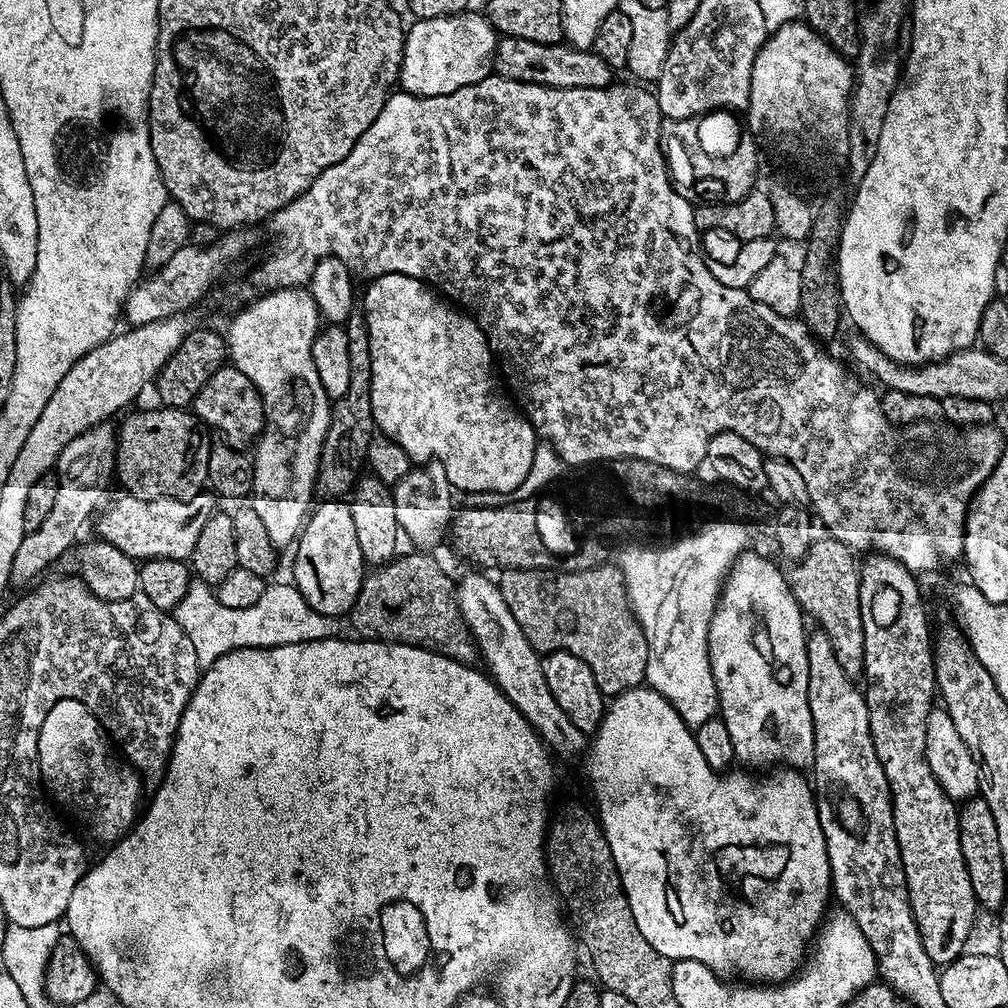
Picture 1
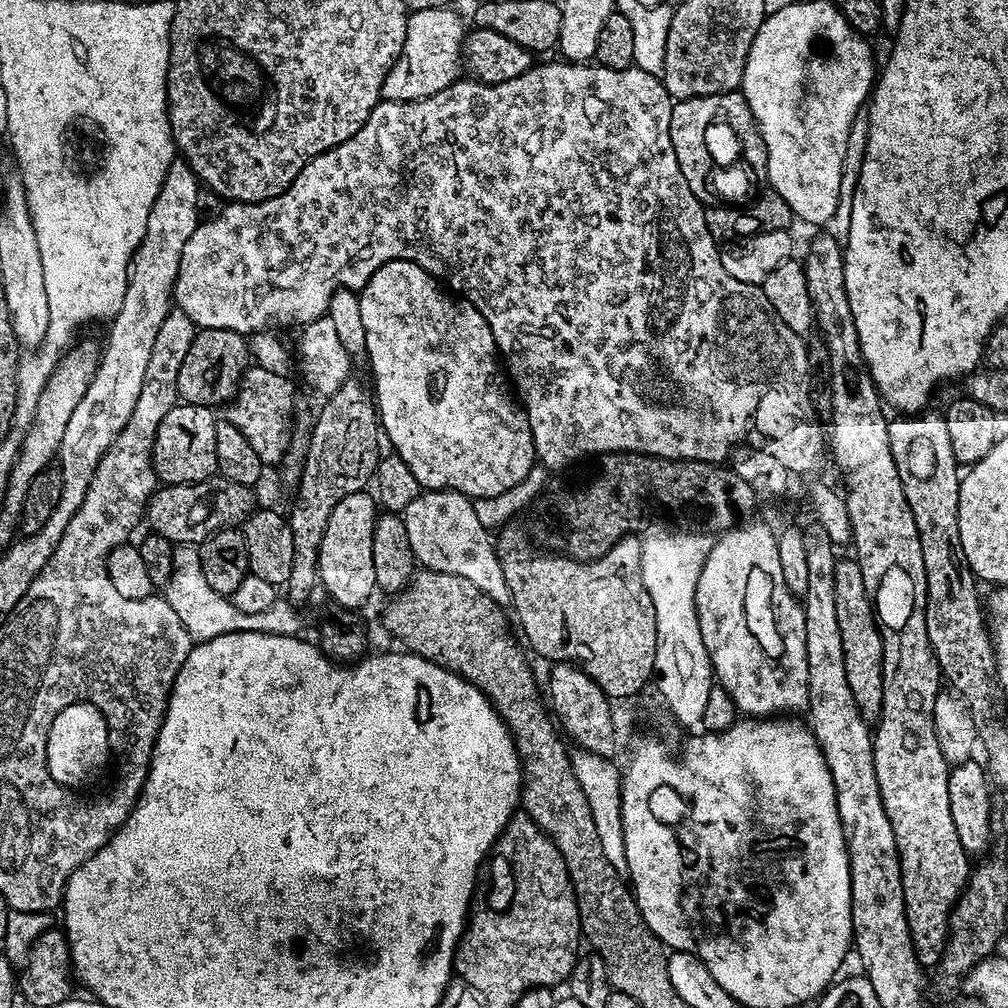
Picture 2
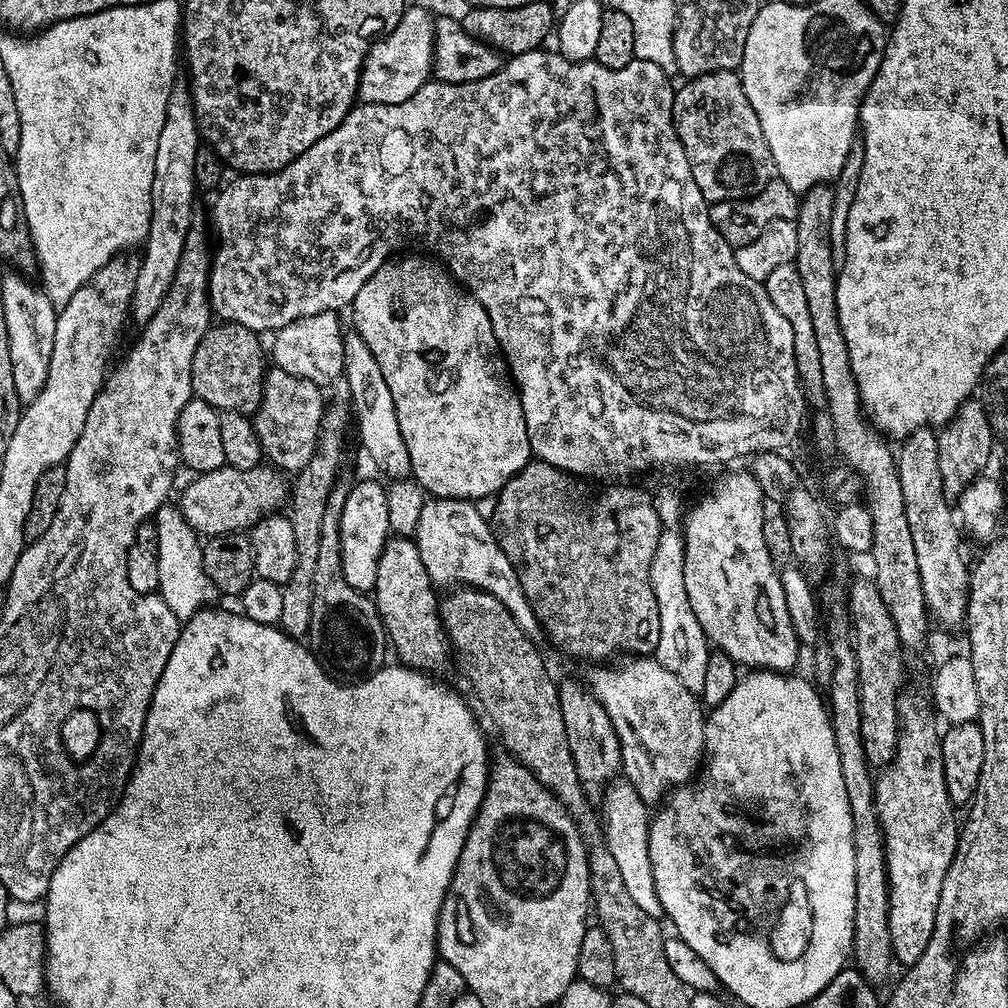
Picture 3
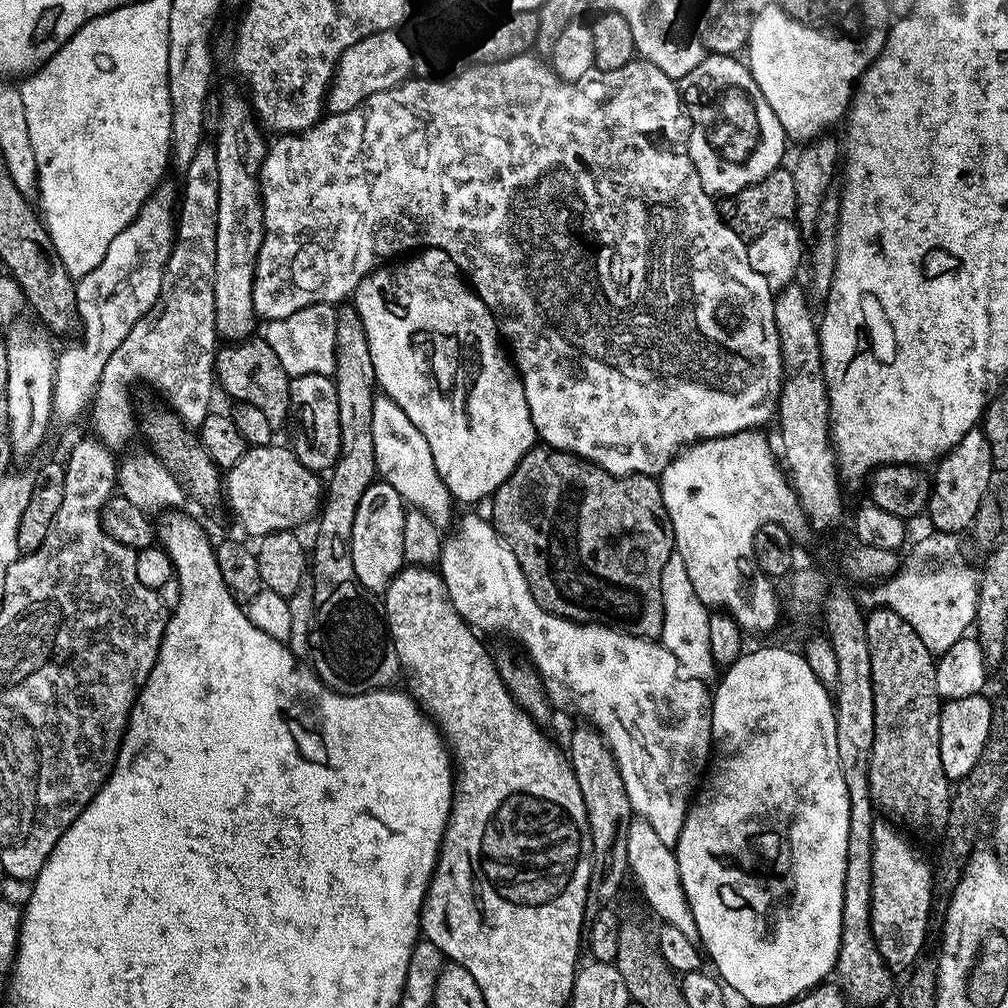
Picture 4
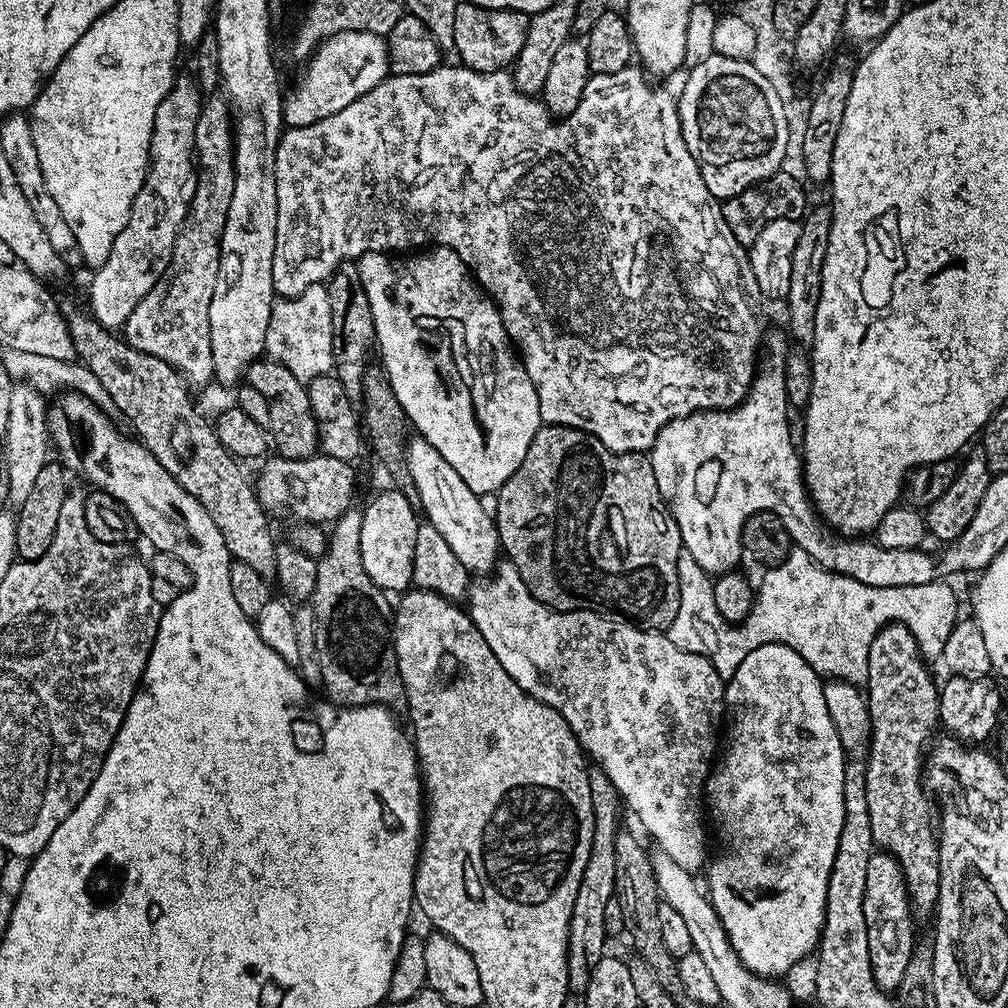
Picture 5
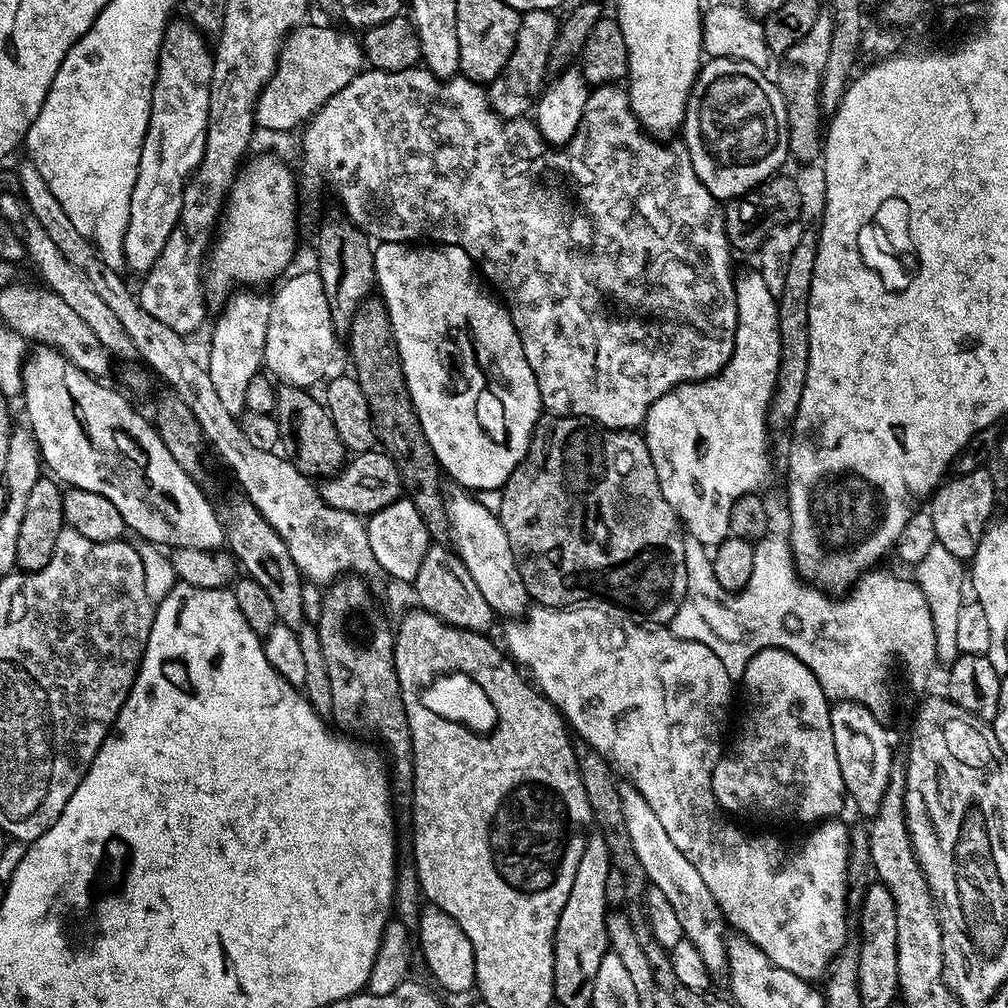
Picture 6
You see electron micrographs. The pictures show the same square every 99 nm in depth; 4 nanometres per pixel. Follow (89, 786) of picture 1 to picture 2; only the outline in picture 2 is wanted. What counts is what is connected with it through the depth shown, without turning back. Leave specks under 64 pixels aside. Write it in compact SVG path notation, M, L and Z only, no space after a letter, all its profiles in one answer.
M71 704L57 713L54 722L50 726L50 734L46 738L46 765L49 766L50 774L62 787L73 790L84 790L91 780L96 780L104 772L108 764L108 736L110 740L109 724L106 718L93 704Z

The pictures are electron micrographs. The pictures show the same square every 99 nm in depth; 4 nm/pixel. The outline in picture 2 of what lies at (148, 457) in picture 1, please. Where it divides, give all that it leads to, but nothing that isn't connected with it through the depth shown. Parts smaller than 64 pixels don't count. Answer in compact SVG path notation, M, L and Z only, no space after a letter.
M177 402L162 418L152 447L152 468L157 481L165 485L197 484L211 480L217 475L215 454L215 424L217 413L207 404L185 404Z

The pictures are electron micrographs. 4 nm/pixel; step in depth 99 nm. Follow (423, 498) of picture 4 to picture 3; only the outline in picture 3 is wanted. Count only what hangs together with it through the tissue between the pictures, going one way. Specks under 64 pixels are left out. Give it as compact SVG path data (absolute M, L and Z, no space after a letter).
M348 330L344 333L344 375L348 380L348 392L352 395L351 411L354 413L354 428L360 431L360 444L368 451L368 456L385 472L389 478L404 478L411 473L412 463L406 450L406 442L402 438L402 430L398 426L398 414L394 406L394 398L390 398L390 386L386 386L386 378L382 378L382 366L378 366L378 358L370 354L370 346L360 337L359 332Z

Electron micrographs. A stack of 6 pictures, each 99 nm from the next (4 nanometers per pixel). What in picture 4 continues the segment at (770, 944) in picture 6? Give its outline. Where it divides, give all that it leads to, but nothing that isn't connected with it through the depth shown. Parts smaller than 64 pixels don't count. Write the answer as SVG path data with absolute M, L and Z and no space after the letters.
M467 514L457 519L456 532L447 534L441 546L439 554L438 571L440 577L444 579L446 590L454 602L454 610L458 610L460 617L466 623L472 625L473 629L484 632L505 632L508 636L513 636L518 643L524 647L523 655L527 657L531 664L536 668L536 672L542 678L544 688L548 692L549 701L560 708L573 708L576 712L581 712L583 719L592 727L597 728L604 735L604 741L610 746L614 758L618 762L618 770L622 774L622 782L626 786L626 798L630 798L630 806L637 817L644 819L654 828L662 842L675 845L676 840L685 831L684 819L688 816L688 803L692 800L692 791L696 788L696 776L704 772L704 767L710 764L710 757L714 752L714 741L712 739L712 697L713 693L707 688L701 677L685 672L684 667L670 654L670 650L664 648L663 643L646 636L634 636L623 627L615 626L611 628L608 624L592 624L593 622L581 622L579 620L567 620L565 616L556 616L548 612L530 594L530 586L522 574L522 566L518 566L518 558L514 558L512 548L500 537L499 532L492 527L491 523L483 521L476 515Z

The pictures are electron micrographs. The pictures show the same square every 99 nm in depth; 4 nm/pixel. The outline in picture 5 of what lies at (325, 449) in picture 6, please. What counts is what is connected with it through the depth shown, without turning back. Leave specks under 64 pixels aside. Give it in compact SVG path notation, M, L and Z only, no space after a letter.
M261 358L248 367L246 383L254 387L255 390L260 390L262 397L266 398L270 410L270 424L267 431L270 433L271 443L274 448L277 448L275 451L291 460L304 460L308 456L317 455L320 435L316 429L316 419L310 410L305 381L294 378L294 374L290 374L290 370L286 370L286 366L282 366L282 362L271 358Z

